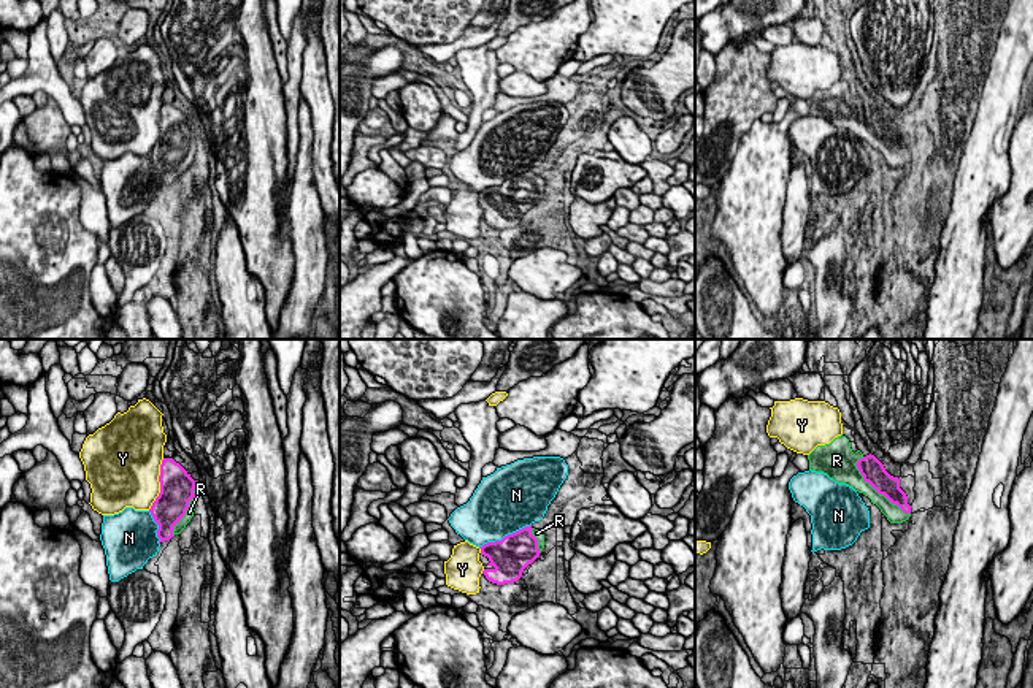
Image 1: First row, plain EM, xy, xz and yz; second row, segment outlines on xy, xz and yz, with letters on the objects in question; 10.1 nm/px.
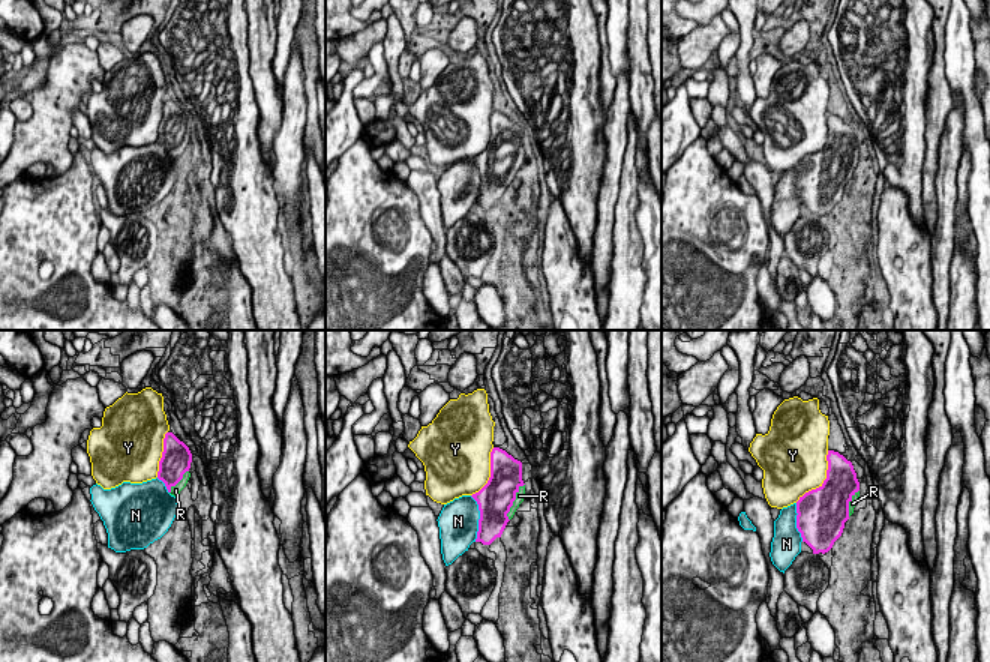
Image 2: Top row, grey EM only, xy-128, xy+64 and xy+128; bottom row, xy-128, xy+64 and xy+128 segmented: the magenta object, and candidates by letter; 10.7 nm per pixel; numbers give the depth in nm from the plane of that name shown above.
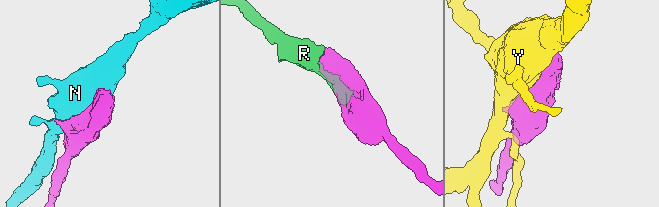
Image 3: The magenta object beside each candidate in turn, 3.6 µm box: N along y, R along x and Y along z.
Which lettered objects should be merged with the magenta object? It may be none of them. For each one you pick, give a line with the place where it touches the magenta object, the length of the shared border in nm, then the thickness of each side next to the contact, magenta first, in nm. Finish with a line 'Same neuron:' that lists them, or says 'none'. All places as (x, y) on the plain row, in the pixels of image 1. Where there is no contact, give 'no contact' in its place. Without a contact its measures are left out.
R: contact yz (876, 135); length 800 nm; calibres 240 and 160 nm
Same neuron: R

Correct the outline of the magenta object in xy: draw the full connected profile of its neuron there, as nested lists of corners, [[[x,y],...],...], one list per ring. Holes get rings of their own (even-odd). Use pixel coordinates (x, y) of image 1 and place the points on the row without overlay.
[[[163,103],[160,109],[160,138],[149,157],[159,170],[157,182],[160,187],[179,179],[194,162],[195,155],[195,125],[173,103]]]

